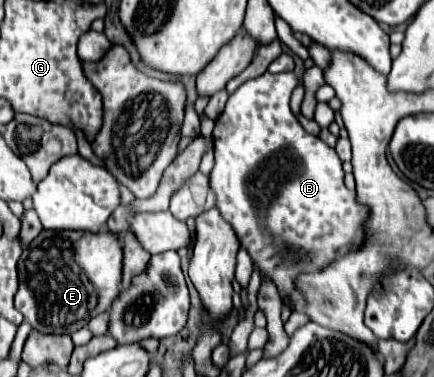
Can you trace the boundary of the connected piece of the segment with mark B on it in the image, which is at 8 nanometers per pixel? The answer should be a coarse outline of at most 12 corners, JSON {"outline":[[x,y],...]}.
{"outline":[[294,72],[244,82],[210,186],[284,300],[362,242]]}

